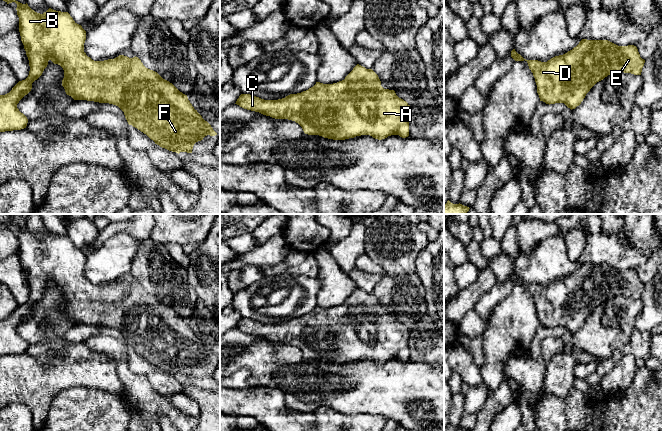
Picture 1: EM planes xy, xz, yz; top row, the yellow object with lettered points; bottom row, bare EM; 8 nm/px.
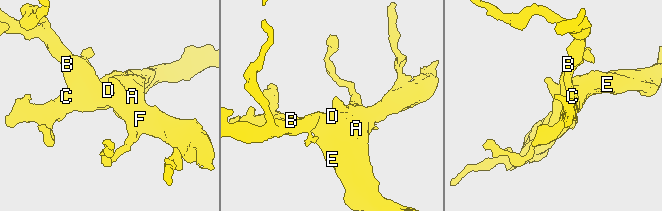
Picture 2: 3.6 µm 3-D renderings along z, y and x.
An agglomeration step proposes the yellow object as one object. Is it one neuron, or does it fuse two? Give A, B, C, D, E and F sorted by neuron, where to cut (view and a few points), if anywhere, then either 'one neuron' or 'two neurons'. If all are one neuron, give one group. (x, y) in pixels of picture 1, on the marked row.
A B C D E F | no cut | one neuron

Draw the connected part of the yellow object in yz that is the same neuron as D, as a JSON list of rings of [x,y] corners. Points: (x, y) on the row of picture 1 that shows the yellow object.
[[[582,39],[579,44],[567,53],[555,56],[547,62],[538,60],[526,60],[515,49],[511,51],[511,57],[515,61],[526,61],[529,69],[533,73],[537,85],[537,93],[540,101],[546,104],[564,103],[568,108],[575,109],[581,104],[586,94],[599,81],[610,74],[617,72],[631,73],[641,75],[645,60],[640,57],[638,49],[634,45],[618,46],[608,40],[587,40]]]

